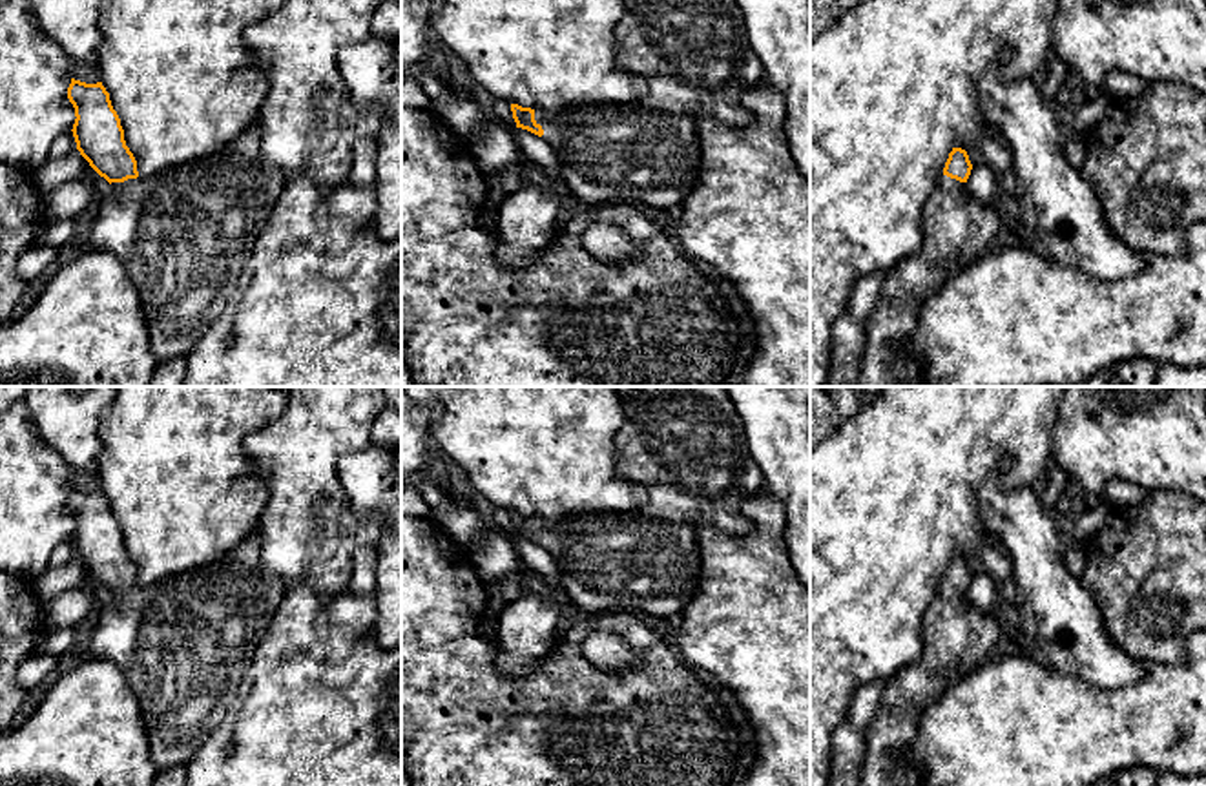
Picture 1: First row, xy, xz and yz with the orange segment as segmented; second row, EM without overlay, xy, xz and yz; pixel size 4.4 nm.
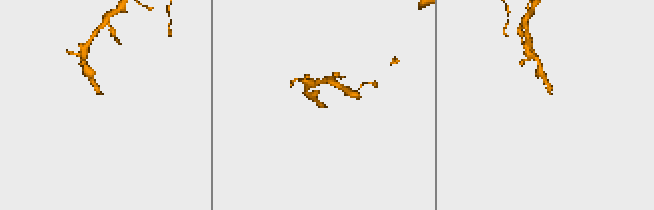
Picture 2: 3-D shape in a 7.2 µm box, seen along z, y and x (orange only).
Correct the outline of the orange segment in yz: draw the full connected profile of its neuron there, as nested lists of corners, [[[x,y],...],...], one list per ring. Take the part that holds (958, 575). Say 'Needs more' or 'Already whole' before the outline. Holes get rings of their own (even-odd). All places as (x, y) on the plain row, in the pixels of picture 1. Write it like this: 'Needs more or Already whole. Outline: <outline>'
Needs more. Outline: [[[952,556],[921,624],[921,657],[885,684],[865,733],[867,755],[858,786],[925,786],[920,770],[903,759],[916,739],[921,711],[956,680],[989,662],[1003,636],[994,613],[978,611],[967,602],[971,578],[967,560]]]

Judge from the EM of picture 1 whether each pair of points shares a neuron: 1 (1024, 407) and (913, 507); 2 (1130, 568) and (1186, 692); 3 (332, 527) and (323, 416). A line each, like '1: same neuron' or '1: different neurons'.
1: same neuron
2: different neurons
3: same neuron

